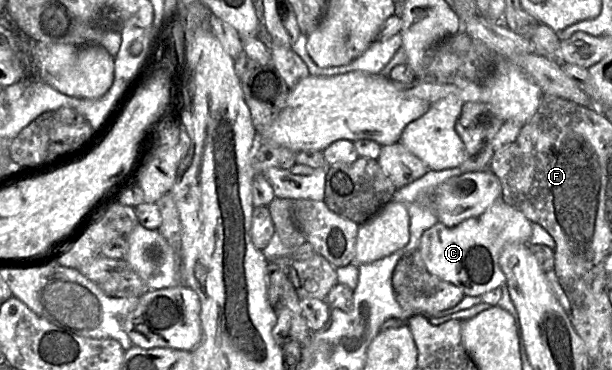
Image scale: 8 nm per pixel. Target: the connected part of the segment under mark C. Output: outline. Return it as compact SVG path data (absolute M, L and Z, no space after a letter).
M503 201L491 205L485 212L454 227L437 222L426 230L419 251L429 273L460 288L465 296L480 297L490 290L506 285L499 265L503 247L509 243L529 244L532 223L525 215Z

